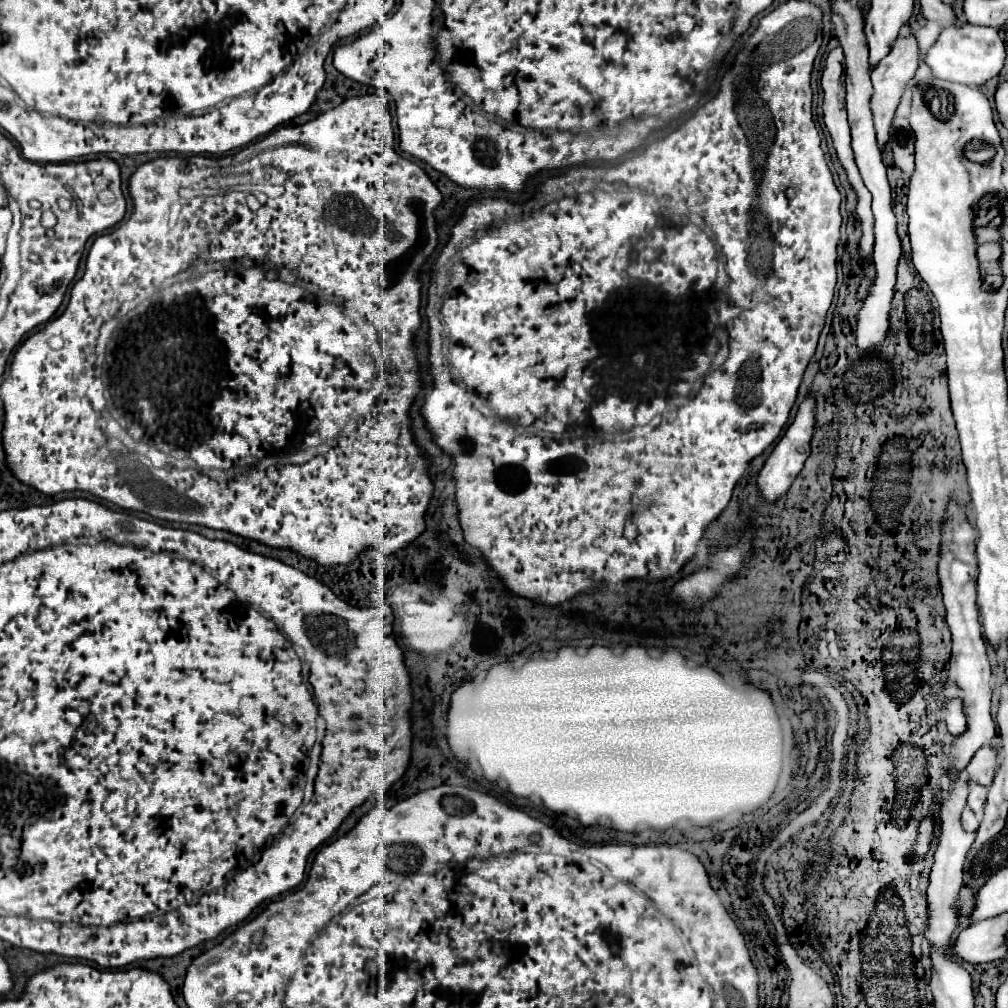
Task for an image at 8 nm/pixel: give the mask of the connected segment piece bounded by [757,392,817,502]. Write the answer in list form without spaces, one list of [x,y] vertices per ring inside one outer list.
[[[809,392],[807,398],[801,402],[793,424],[787,428],[787,432],[783,434],[783,438],[779,440],[779,444],[775,446],[775,450],[773,450],[771,456],[767,458],[767,464],[765,464],[763,470],[759,472],[757,486],[759,486],[759,490],[761,490],[763,500],[775,502],[783,492],[787,492],[787,488],[793,484],[795,476],[801,472],[805,460],[809,458],[809,452],[811,452],[811,446],[809,446],[809,444],[811,444],[811,436],[813,436],[813,428],[815,428],[815,408],[817,408],[815,396]]]

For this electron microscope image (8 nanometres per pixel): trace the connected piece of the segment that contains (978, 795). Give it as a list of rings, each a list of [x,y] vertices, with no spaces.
[[[973,784],[967,806],[969,806],[975,814],[981,814],[981,812],[983,812],[983,806],[985,806],[985,798],[987,798],[987,788],[981,786],[981,784]]]

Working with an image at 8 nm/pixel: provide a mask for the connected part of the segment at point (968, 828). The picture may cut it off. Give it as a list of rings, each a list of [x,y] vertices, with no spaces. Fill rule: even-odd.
[[[964,808],[961,818],[963,818],[961,825],[966,832],[974,832],[979,828],[979,820],[969,808]]]

